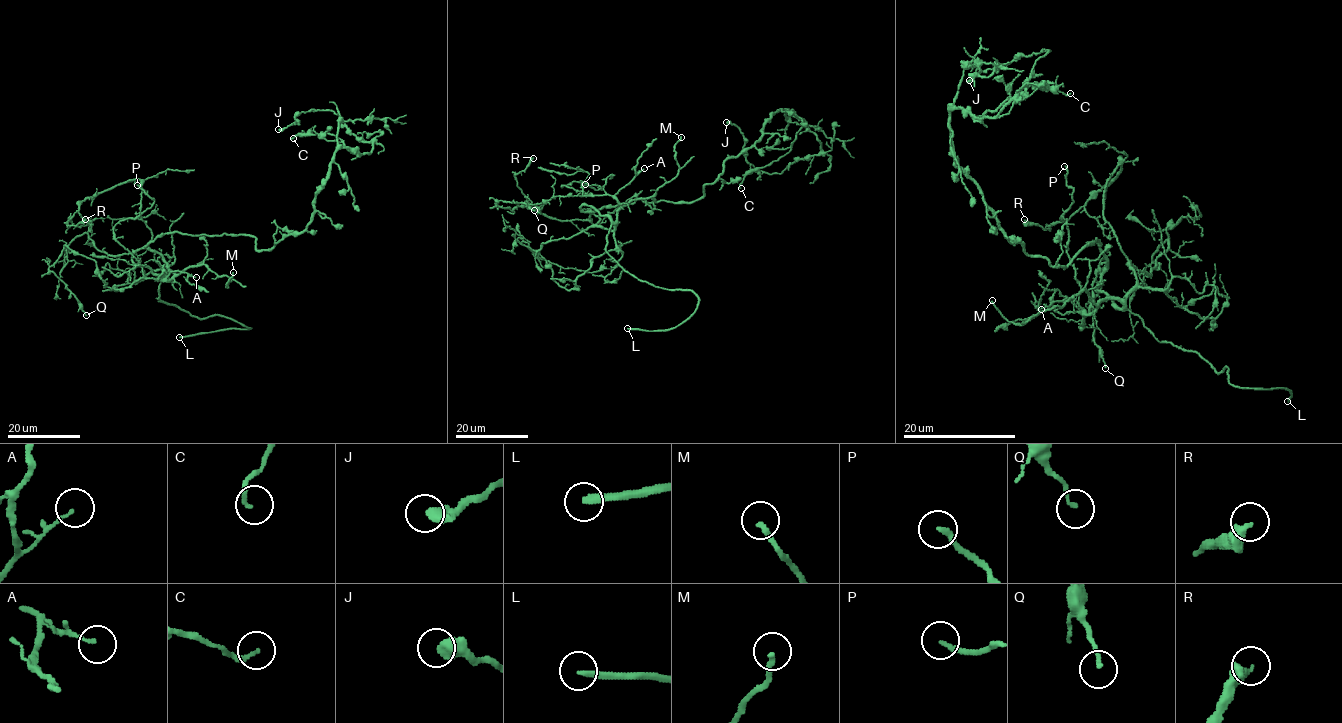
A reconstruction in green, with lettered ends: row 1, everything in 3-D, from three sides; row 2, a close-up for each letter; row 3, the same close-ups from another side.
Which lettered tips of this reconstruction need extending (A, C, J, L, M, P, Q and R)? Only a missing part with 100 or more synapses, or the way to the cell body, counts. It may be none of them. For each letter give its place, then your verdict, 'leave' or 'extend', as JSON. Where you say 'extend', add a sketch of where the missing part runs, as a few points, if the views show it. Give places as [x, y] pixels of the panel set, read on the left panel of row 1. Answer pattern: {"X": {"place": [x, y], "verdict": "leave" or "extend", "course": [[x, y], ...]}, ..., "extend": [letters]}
{"A": {"place": [196, 277], "verdict": "leave"}, "C": {"place": [293, 138], "verdict": "leave"}, "J": {"place": [278, 129], "verdict": "leave"}, "L": {"place": [179, 337], "verdict": "extend", "course": [[179, 337], [136, 341], [83, 331], [54, 315], [41, 315], [38, 312]]}, "M": {"place": [233, 272], "verdict": "leave"}, "P": {"place": [137, 185], "verdict": "leave"}, "Q": {"place": [86, 315], "verdict": "leave"}, "R": {"place": [85, 219], "verdict": "leave"}, "extend": ["L"]}

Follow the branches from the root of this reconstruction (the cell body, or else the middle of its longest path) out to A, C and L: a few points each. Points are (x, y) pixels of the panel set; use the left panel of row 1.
A: (234, 235), (160, 234), (132, 255), (153, 273), (170, 271), (167, 280), (173, 271), (196, 277)
C: (234, 235), (269, 250), (299, 234), (333, 154), (356, 152), (328, 133), (293, 138)
L: (234, 235), (160, 234), (132, 255), (163, 278), (158, 298), (200, 318), (224, 315), (250, 328), (179, 337)

